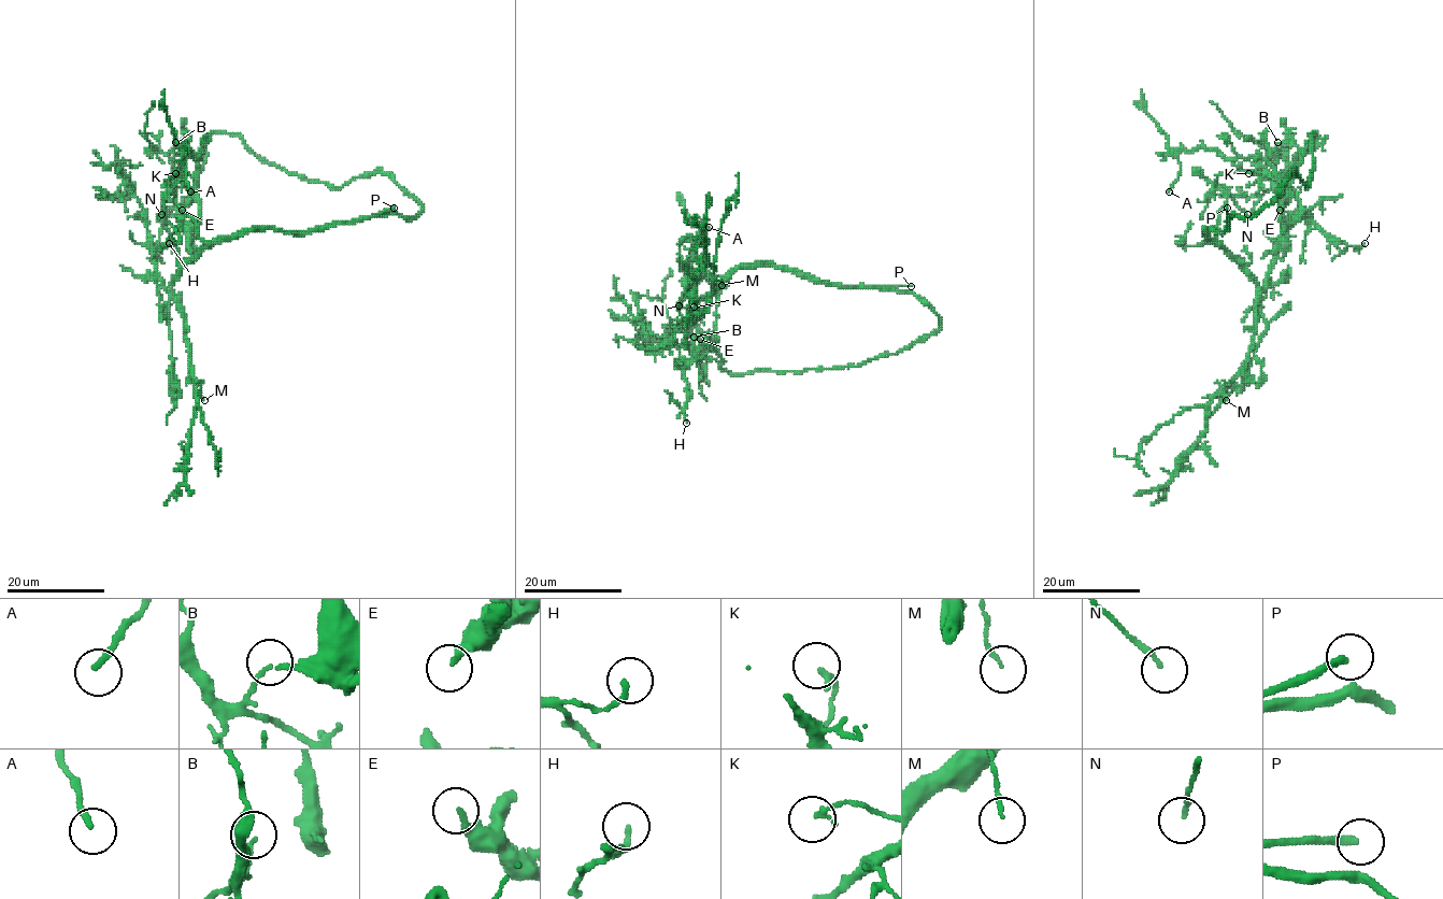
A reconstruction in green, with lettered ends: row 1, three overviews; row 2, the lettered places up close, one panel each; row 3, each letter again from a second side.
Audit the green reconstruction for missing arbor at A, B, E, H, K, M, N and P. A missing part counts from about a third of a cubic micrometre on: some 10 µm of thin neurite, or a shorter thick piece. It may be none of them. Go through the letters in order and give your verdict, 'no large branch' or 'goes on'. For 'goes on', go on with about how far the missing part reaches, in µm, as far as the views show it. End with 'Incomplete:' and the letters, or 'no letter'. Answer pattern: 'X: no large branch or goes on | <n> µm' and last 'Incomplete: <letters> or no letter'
A: goes on | 5 µm
B: no large branch
E: no large branch
H: no large branch
K: no large branch
M: no large branch
N: no large branch
P: goes on | 150 µm
Incomplete: A, P

